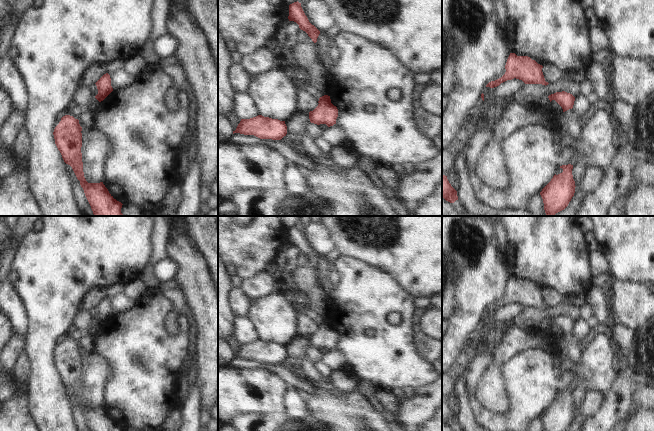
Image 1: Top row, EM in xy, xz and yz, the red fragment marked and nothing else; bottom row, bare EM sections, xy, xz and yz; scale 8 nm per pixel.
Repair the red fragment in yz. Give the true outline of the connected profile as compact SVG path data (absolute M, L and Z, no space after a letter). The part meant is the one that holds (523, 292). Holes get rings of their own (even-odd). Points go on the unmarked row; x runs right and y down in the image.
M510 277L505 289L505 298L501 302L489 306L486 311L494 312L514 302L522 304L525 308L542 308L546 310L549 307L545 305L542 292L542 289L528 280L517 280L515 277Z

